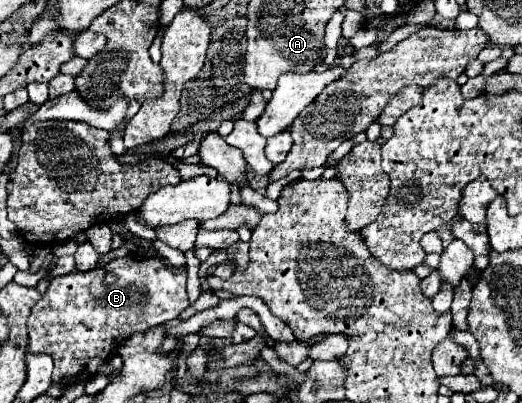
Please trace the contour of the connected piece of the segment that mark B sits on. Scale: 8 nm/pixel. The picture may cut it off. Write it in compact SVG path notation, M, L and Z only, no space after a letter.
M123 257L111 261L103 269L93 269L89 273L69 273L55 277L47 293L31 309L27 331L29 331L29 351L47 353L55 361L53 381L63 385L81 383L93 377L93 371L105 363L109 353L123 343L135 331L147 331L155 325L177 319L189 307L187 303L187 275L175 271L159 257Z

